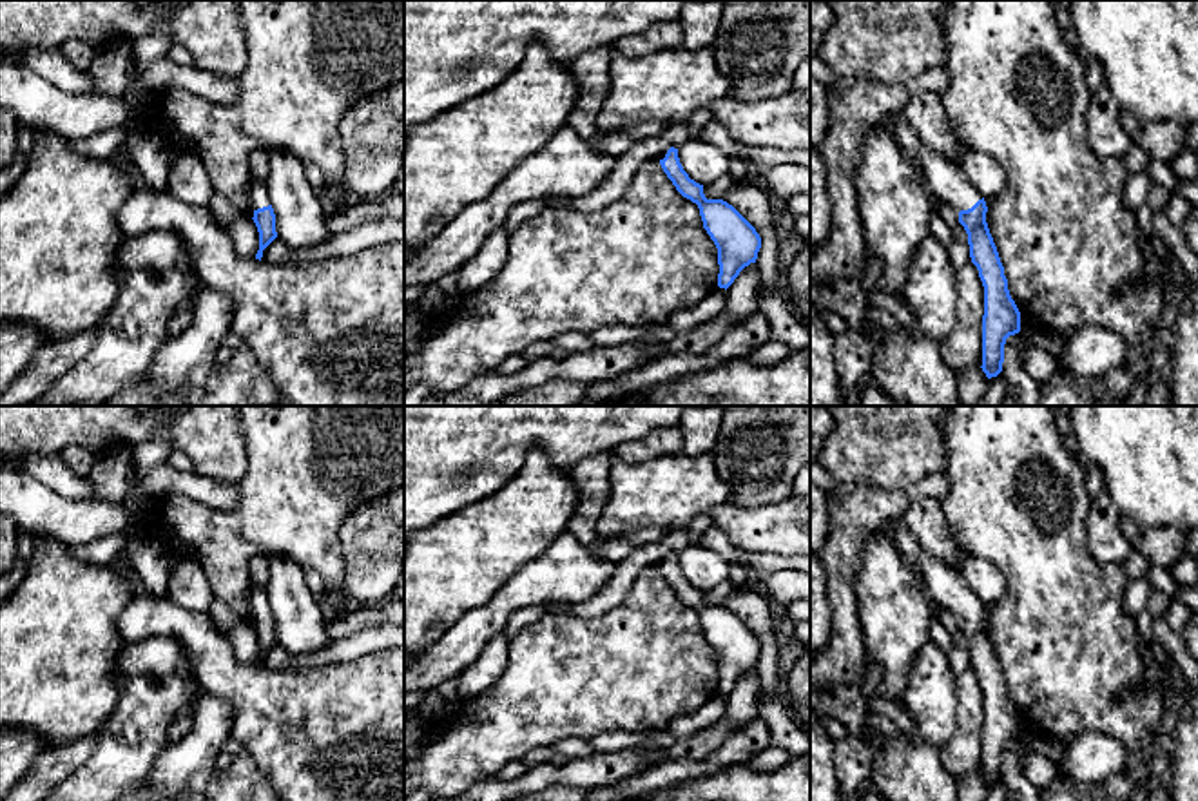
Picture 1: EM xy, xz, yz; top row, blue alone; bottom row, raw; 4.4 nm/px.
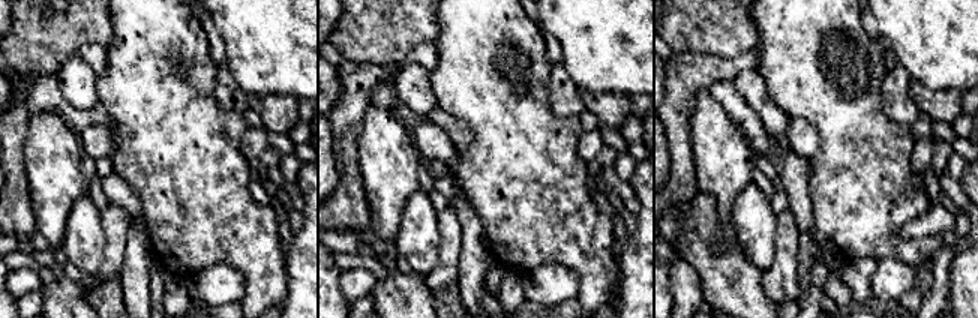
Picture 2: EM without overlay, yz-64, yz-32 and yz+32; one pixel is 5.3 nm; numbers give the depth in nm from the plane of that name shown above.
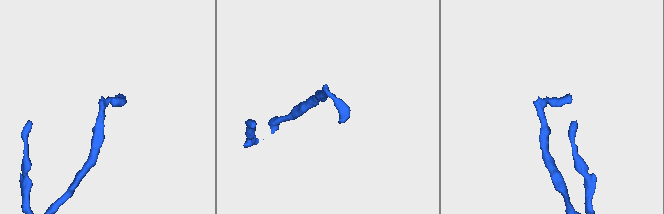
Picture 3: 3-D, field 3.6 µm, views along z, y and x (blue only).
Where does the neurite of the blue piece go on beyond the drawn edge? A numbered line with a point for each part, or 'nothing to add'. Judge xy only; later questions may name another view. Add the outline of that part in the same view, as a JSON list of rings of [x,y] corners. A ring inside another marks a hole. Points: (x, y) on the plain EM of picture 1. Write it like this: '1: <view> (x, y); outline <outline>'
1: xy (258, 597); outline [[[250,585],[248,593],[252,616],[263,614],[270,611],[266,589]]]

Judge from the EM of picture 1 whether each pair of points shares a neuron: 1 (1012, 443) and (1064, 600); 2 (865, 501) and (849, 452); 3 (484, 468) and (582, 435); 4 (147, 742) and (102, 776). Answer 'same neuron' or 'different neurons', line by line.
1: same neuron
2: different neurons
3: same neuron
4: same neuron

